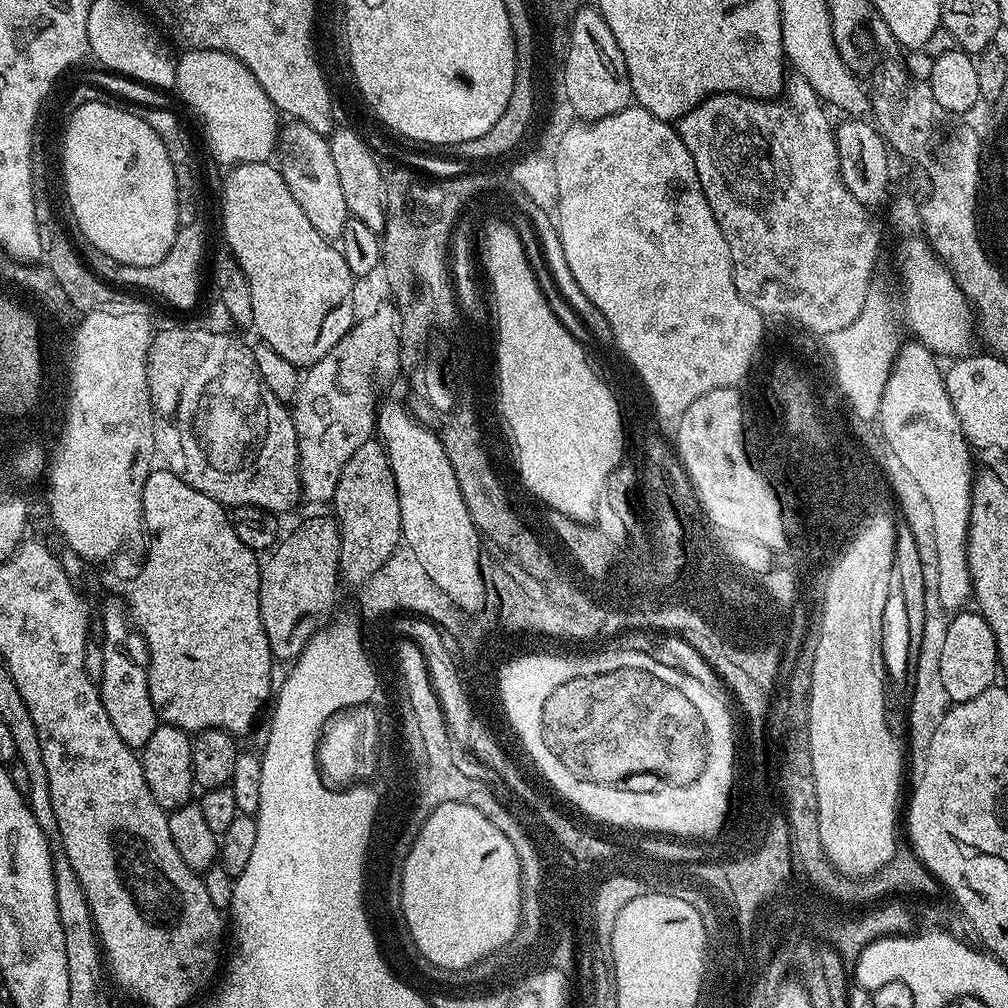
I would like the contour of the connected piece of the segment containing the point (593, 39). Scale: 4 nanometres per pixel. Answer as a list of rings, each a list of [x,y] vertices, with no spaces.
[[[584,6],[575,14],[567,54],[565,101],[579,121],[596,123],[597,120],[621,112],[631,105],[632,87],[626,72],[625,59],[622,58],[617,39],[614,38],[599,9]]]

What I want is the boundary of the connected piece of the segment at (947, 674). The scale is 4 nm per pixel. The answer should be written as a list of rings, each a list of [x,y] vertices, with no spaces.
[[[957,611],[949,619],[941,656],[942,686],[952,704],[978,698],[982,690],[993,687],[998,680],[994,634],[979,611],[964,611]]]

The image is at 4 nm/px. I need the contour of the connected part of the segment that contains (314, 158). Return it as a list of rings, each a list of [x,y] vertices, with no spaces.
[[[292,120],[285,127],[281,127],[276,152],[276,165],[280,174],[306,218],[324,237],[331,240],[341,237],[349,215],[346,198],[343,197],[342,186],[339,185],[338,170],[335,169],[329,139],[304,123]]]

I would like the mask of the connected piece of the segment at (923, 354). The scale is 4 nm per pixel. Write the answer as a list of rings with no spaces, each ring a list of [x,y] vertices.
[[[919,342],[905,343],[896,355],[892,373],[888,375],[886,390],[882,394],[882,406],[878,426],[885,430],[889,441],[896,448],[896,456],[904,462],[913,475],[921,479],[920,489],[930,502],[930,514],[934,518],[934,558],[936,558],[936,583],[945,609],[956,610],[972,595],[972,576],[968,573],[968,519],[972,509],[972,456],[970,444],[964,437],[959,420],[951,404],[945,377],[940,377],[940,368],[934,353]]]

